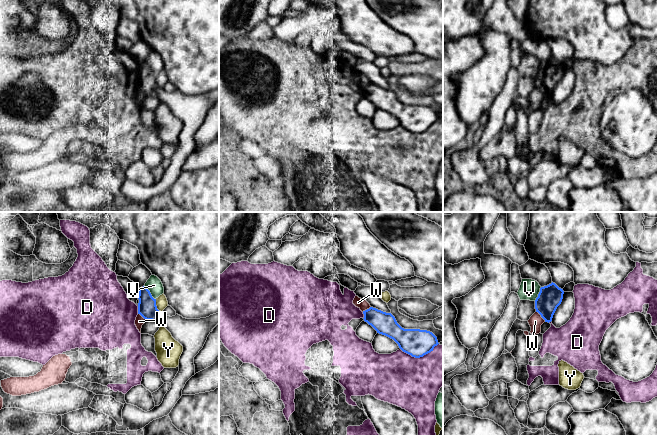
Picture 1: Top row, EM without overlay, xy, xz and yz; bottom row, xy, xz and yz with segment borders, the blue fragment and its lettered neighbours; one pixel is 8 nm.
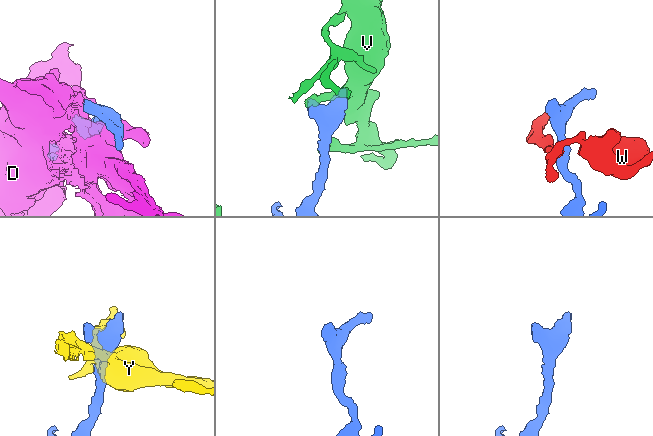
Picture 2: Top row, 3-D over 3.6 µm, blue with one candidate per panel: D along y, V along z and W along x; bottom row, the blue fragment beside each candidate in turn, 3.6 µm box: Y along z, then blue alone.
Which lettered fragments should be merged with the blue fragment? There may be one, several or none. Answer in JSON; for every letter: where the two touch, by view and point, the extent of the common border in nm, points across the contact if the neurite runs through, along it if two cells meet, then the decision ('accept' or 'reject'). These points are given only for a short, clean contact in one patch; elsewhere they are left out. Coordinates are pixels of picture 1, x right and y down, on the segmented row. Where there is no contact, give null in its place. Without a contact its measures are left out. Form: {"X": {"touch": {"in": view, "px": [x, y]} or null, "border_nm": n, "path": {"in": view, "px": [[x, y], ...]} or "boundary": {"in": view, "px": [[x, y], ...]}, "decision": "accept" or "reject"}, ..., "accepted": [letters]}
{"D": {"touch": {"in": "xz", "px": [419, 357]}, "border_nm": 320, "decision": "reject"}, "V": {"touch": {"in": "xy", "px": [149, 292]}, "border_nm": 150, "decision": "reject"}, "W": {"touch": {"in": "yz", "px": [541, 316]}, "border_nm": 120, "boundary": {"in": "yz", "px": [[536, 311], [545, 321]]}, "decision": "reject"}, "Y": {"touch": {"in": "xy", "px": [155, 305]}, "border_nm": 100, "decision": "reject"}, "accepted": []}

